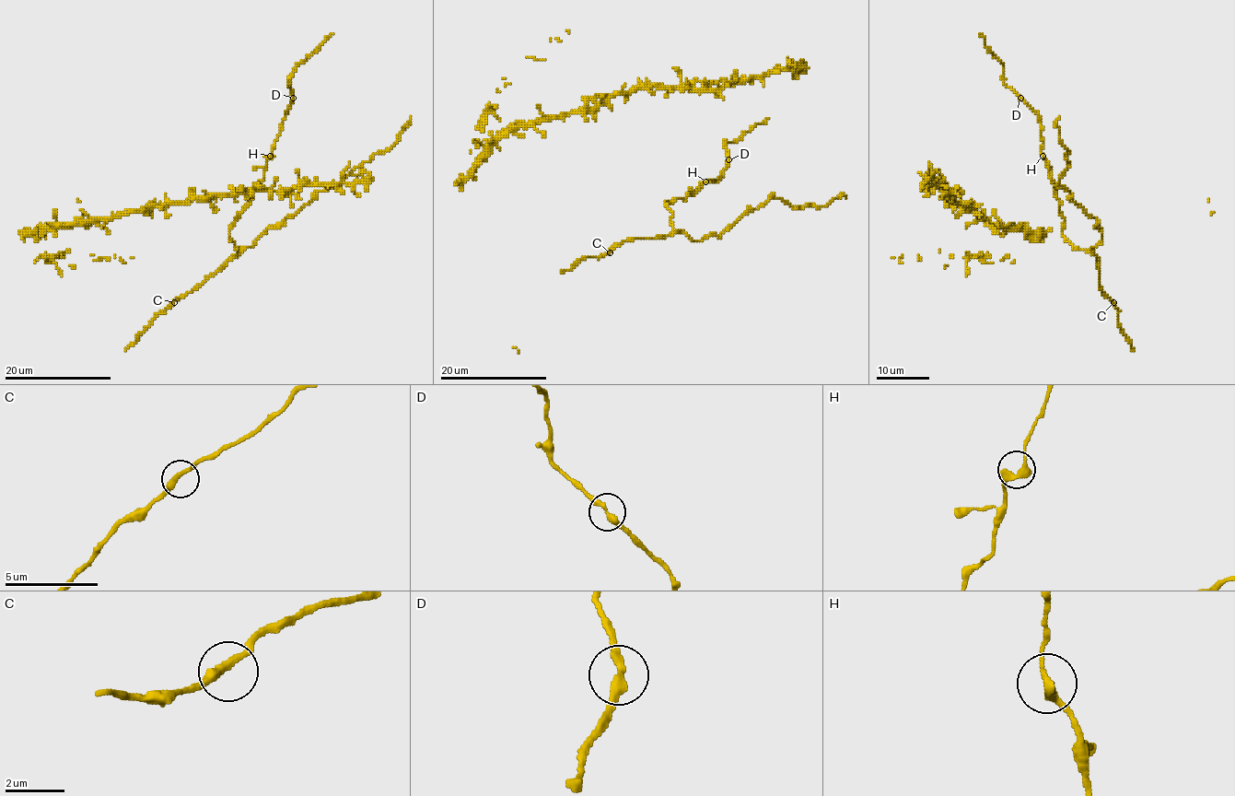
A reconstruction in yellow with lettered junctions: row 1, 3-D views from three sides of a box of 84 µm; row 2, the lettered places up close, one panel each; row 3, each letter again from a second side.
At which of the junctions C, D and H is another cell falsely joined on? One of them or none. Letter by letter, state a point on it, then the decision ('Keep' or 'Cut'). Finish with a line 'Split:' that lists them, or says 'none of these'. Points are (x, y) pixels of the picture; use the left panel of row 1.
C: Place: (174, 302). Keep
D: Place: (293, 98). Keep
H: Place: (270, 156). Keep
Split: none of these

